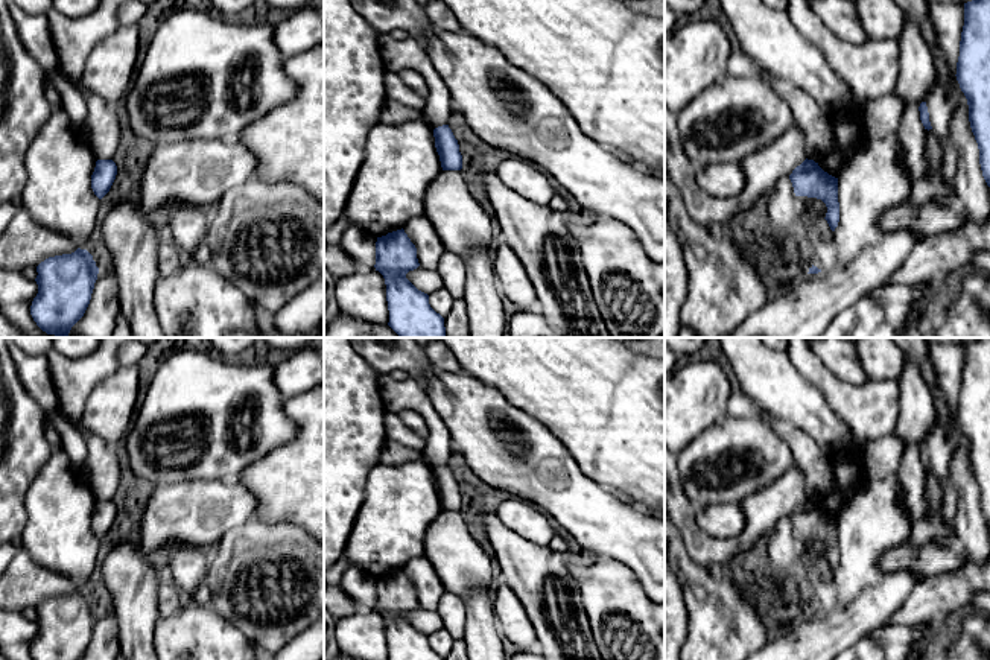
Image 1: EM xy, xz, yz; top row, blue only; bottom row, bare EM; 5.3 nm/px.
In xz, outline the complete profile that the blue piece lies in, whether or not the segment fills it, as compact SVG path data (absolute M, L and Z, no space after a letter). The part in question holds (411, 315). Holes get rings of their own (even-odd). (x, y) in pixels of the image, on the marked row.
M403 228L377 237L374 268L386 284L388 325L400 338L446 338L444 318L430 307L429 295L406 278L418 266L417 248Z

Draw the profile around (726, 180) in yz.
M722 163L696 169L696 182L710 196L736 198L744 190L745 176L739 163Z

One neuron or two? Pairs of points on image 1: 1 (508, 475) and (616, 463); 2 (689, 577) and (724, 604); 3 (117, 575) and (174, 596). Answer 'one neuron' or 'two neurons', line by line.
1: two neurons
2: one neuron
3: two neurons

